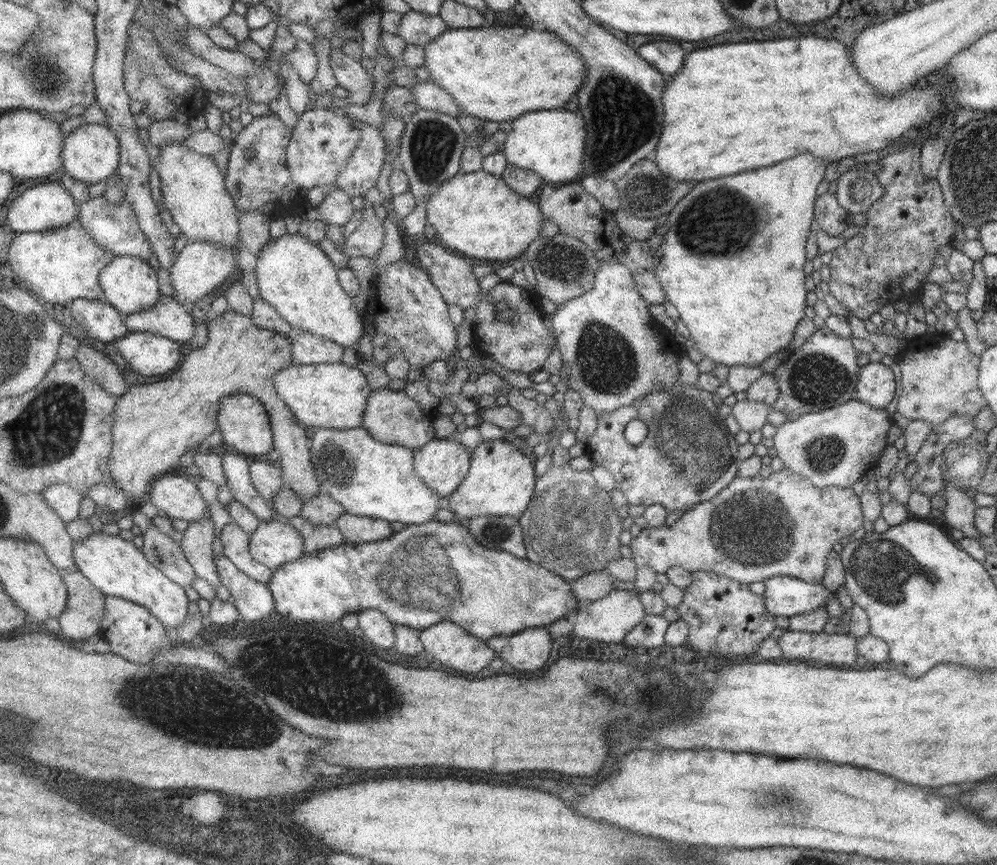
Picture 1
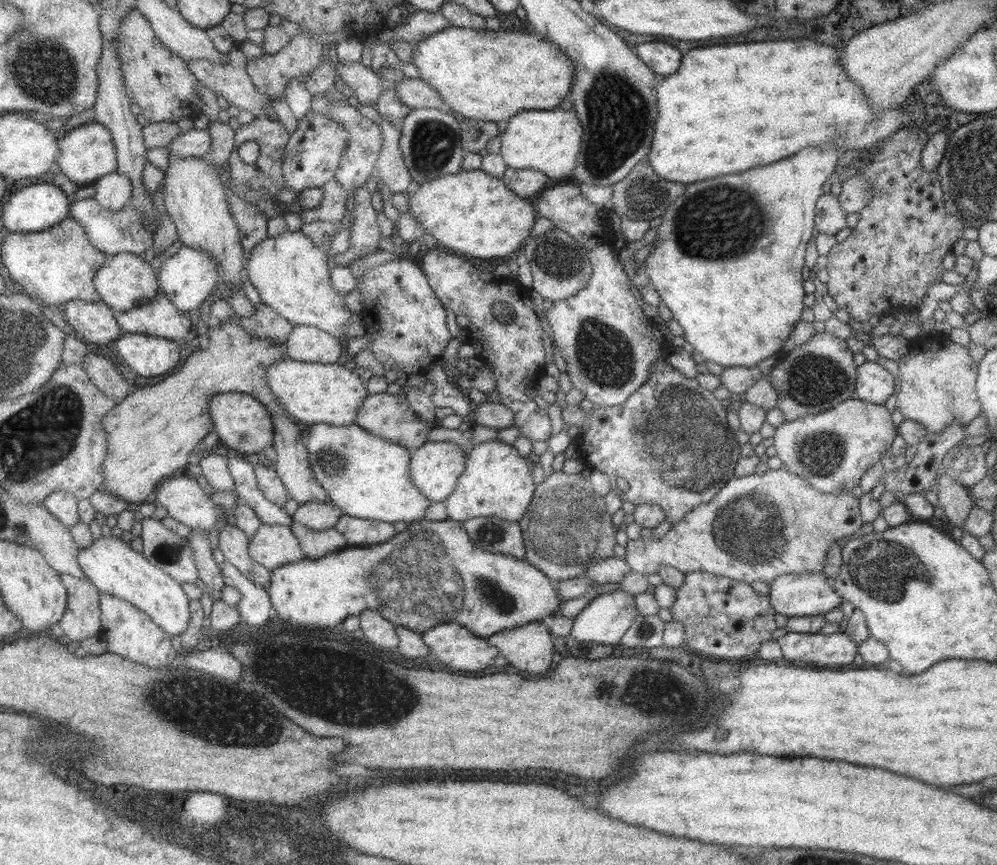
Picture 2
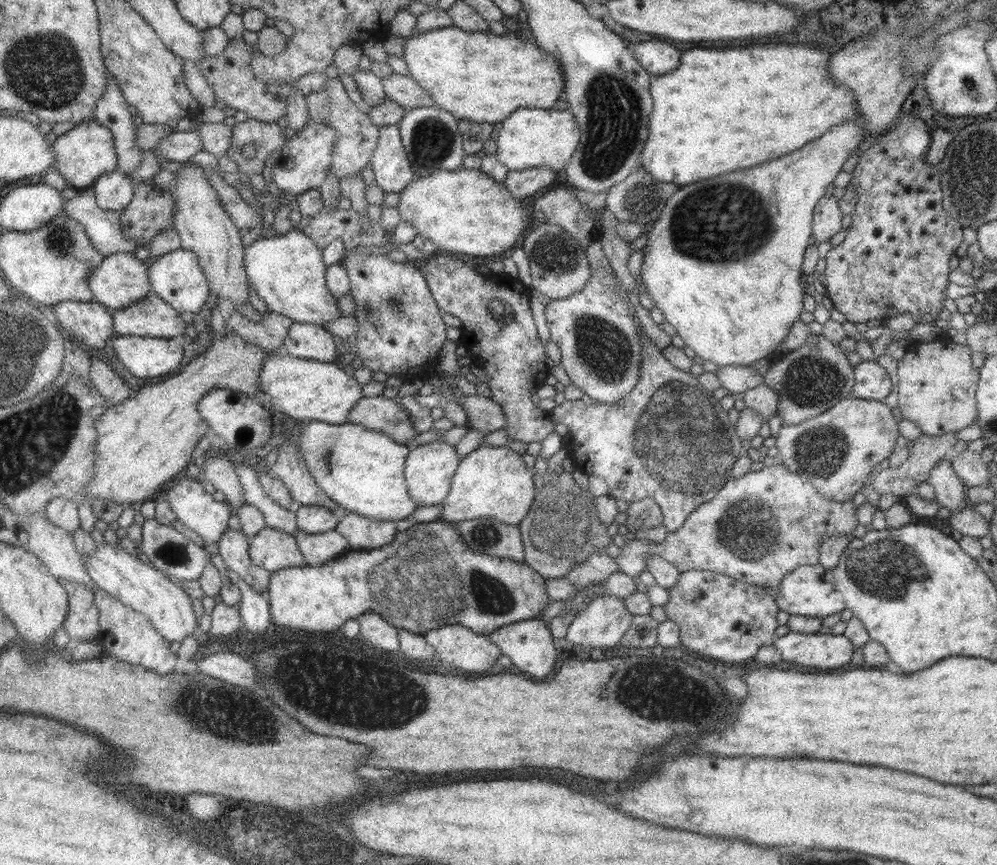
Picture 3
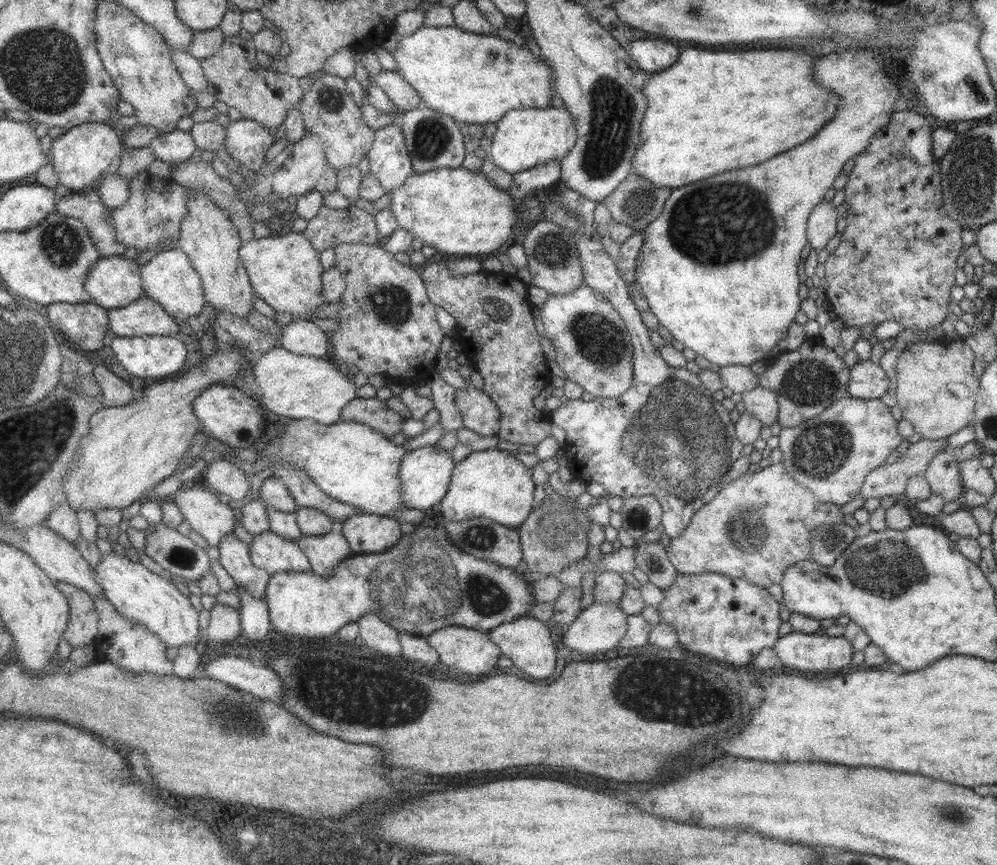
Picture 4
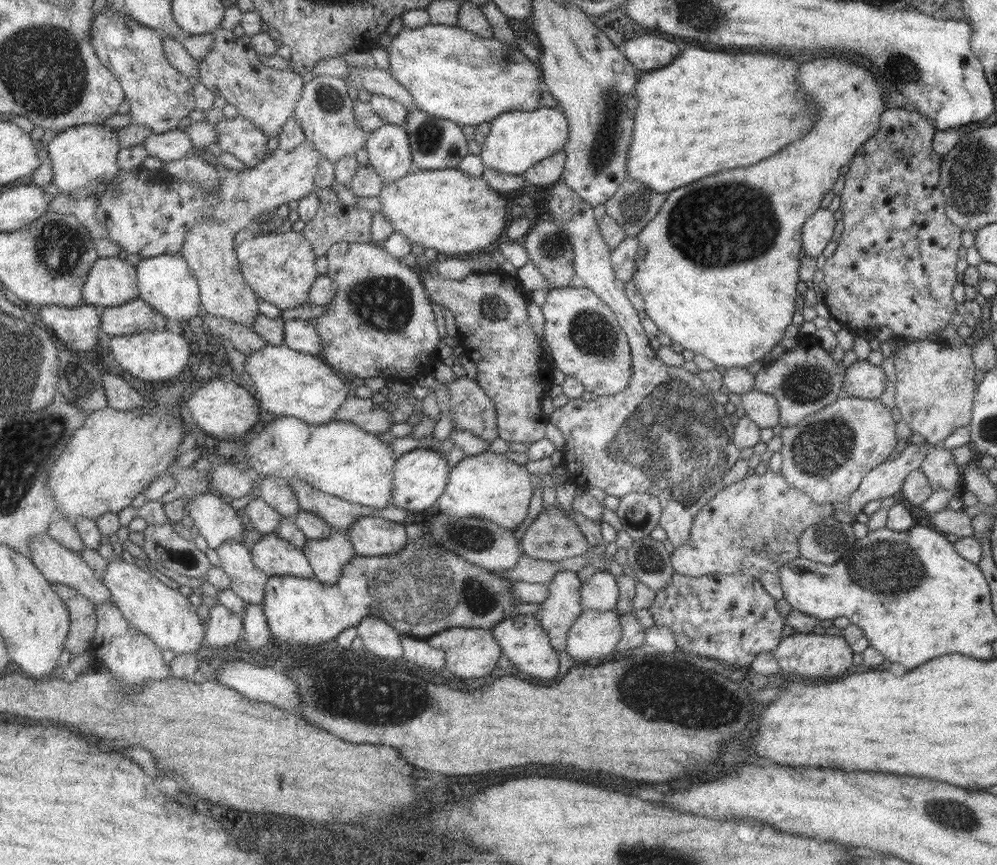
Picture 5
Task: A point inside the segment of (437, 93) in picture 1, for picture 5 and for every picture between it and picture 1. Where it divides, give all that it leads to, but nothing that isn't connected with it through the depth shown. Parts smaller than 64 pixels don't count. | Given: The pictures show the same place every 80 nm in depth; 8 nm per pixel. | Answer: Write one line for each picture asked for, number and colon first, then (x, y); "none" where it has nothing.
2: (415, 93)
3: (401, 89)
4: (400, 93)
5: (376, 81)

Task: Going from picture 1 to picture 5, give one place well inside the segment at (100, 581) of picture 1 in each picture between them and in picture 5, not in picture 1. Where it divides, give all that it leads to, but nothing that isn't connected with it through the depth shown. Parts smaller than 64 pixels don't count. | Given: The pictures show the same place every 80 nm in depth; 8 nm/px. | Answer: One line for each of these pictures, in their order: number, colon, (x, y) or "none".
2: (114, 566)
3: (147, 590)
4: (139, 594)
5: (150, 606)

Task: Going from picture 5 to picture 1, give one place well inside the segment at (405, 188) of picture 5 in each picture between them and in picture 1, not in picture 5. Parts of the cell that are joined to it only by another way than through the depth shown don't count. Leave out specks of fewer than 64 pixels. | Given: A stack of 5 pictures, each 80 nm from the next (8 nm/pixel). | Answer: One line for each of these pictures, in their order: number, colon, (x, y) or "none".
1: (476, 215)
2: (469, 213)
3: (464, 212)
4: (460, 213)

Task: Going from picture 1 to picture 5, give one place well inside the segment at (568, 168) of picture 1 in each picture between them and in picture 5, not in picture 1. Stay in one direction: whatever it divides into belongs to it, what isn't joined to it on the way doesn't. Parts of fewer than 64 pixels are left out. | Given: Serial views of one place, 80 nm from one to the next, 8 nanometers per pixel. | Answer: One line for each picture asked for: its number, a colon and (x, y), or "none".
2: (546, 140)
3: (529, 138)
4: (524, 138)
5: (516, 140)

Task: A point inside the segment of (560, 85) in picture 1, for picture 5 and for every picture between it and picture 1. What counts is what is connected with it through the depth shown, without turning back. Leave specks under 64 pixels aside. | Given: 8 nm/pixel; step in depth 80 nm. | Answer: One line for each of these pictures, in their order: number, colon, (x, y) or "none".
2: (487, 75)
3: (478, 76)
4: (454, 71)
5: (450, 73)

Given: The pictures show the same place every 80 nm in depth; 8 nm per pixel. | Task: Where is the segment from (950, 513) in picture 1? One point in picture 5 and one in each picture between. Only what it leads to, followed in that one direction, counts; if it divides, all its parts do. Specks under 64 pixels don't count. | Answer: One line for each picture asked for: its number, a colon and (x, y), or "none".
2: (954, 498)
3: (950, 493)
4: (942, 474)
5: (938, 466)

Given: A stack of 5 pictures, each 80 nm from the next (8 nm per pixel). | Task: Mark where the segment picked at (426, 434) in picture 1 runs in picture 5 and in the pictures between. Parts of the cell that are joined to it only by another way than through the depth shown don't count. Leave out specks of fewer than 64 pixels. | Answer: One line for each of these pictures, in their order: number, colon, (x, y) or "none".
2: (388, 416)
3: (384, 415)
4: (371, 412)
5: (374, 418)

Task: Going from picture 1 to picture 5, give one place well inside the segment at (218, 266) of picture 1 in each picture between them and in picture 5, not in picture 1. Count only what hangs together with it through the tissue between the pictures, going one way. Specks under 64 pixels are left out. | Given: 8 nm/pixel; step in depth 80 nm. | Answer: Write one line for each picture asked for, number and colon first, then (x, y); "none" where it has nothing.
2: (189, 276)
3: (177, 277)
4: (170, 278)
5: (167, 282)

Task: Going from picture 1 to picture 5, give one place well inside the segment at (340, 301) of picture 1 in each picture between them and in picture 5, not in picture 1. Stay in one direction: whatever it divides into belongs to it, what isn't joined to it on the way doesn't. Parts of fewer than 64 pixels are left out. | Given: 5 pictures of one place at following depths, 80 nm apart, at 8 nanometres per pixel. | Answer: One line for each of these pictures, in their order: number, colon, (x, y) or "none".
2: (291, 274)
3: (287, 273)
4: (284, 271)
5: (280, 268)

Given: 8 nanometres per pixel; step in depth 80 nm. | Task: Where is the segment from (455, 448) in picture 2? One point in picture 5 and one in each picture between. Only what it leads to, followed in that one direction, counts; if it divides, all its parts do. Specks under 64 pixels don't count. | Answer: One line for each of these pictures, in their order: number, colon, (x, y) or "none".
3: (428, 468)
4: (424, 473)
5: (419, 476)

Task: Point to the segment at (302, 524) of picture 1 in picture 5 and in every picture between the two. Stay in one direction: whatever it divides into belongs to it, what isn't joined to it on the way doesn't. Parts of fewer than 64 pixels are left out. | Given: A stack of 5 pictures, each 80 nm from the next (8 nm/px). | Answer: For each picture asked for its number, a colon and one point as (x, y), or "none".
2: (314, 543)
3: (316, 548)
4: (324, 552)
5: (326, 556)

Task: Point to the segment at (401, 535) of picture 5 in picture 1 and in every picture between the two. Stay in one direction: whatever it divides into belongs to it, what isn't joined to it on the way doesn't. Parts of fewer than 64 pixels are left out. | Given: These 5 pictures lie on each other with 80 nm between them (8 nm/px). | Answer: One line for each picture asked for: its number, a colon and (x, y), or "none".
1: (356, 529)
2: (361, 532)
3: (361, 533)
4: (365, 533)

